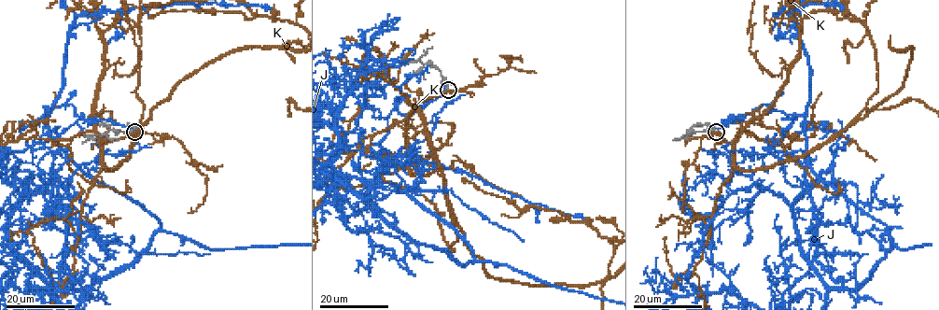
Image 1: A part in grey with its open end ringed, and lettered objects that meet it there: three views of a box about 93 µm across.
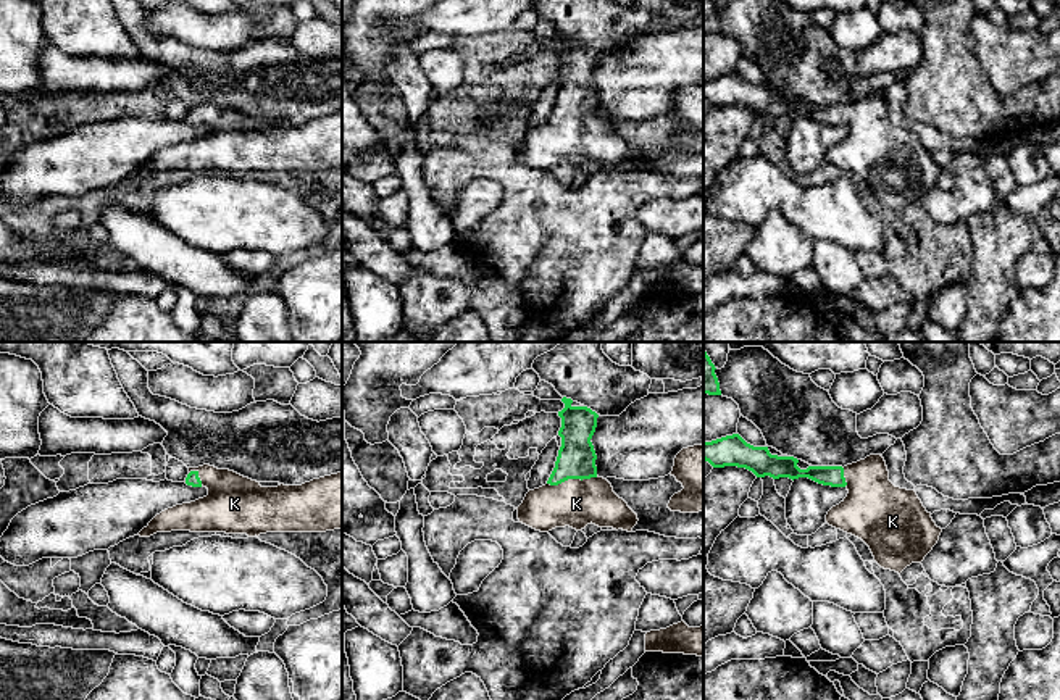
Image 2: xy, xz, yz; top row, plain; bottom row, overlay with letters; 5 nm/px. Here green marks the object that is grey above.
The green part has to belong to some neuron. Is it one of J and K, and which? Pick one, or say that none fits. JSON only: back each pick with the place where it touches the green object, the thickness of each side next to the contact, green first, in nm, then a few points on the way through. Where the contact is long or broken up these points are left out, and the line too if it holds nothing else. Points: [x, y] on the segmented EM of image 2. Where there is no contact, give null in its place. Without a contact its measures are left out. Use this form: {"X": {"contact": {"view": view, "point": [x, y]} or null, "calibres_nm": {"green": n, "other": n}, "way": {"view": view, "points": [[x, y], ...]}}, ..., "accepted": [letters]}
{"K": {"contact": {"view": "xz", "point": [571, 478]}, "calibres_nm": {"green": 190, "other": 240}, "way": {"view": "xz", "points": [[576, 457], [571, 478], [576, 504]]}}, "accepted": ["K"]}

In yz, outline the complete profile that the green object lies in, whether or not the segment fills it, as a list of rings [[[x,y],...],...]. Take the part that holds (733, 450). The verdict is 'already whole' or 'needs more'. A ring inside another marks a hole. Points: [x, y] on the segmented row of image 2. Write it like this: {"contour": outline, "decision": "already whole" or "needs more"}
{"contour": [[[739,434],[703,442],[703,460],[713,468],[737,466],[757,477],[808,477],[818,484],[845,487],[847,497],[826,515],[826,523],[862,539],[874,561],[895,573],[921,563],[937,544],[941,527],[915,490],[895,487],[881,455],[847,466],[808,466],[800,469],[794,456],[771,455]]], "decision": "needs more"}

